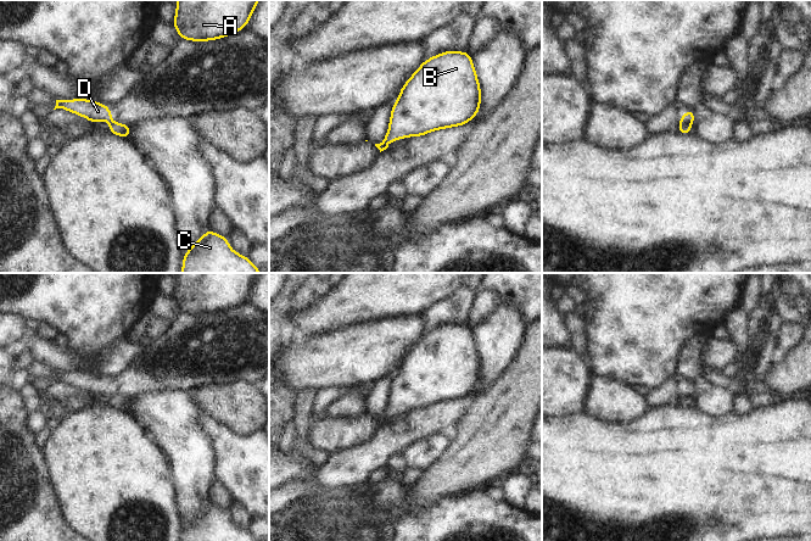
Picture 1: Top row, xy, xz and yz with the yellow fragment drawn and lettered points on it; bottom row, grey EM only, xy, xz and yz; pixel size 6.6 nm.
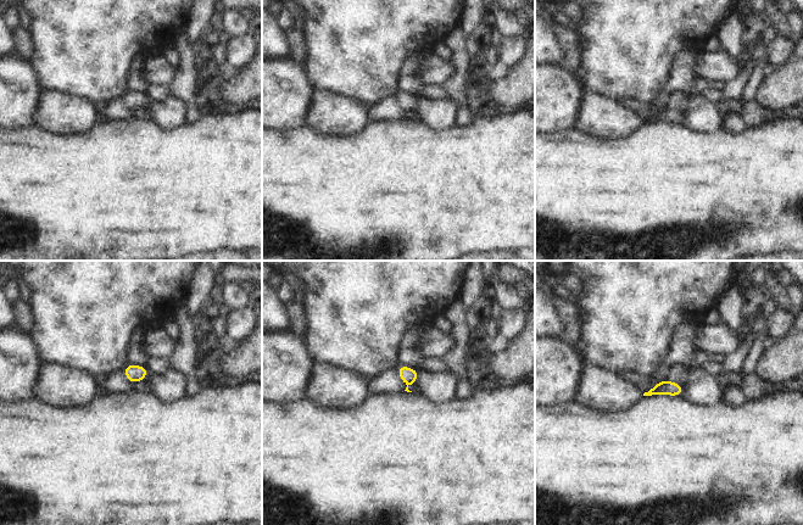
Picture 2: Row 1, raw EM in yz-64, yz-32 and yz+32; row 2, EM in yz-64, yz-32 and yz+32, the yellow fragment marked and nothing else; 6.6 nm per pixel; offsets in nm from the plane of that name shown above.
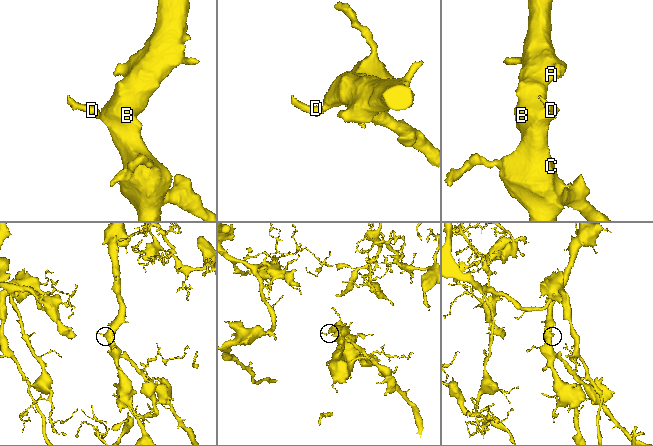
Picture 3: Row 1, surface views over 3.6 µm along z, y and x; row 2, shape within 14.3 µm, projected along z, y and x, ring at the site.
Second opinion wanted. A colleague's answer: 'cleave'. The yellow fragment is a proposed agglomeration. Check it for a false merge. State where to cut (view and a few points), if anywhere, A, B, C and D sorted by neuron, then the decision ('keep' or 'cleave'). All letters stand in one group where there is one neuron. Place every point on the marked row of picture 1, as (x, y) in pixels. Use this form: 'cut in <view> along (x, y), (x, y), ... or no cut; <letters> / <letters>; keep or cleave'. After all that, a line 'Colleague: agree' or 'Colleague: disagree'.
cut in yz along (681, 121), (689, 124); A B C / D; cleave
Colleague: agree

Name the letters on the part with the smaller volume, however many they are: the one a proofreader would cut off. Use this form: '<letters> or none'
D.

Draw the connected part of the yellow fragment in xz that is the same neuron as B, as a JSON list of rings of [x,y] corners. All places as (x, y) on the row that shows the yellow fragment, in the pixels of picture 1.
[[[453,50],[443,51],[426,58],[401,88],[398,99],[391,107],[388,129],[384,138],[384,143],[388,147],[390,143],[403,138],[424,136],[430,132],[464,126],[477,116],[480,108],[481,85],[479,83],[471,54]]]

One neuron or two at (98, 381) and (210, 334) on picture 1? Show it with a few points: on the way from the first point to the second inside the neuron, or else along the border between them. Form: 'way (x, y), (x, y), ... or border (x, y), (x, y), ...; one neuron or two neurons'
way (135, 379), (143, 375), (203, 375), (206, 369); one neuron

